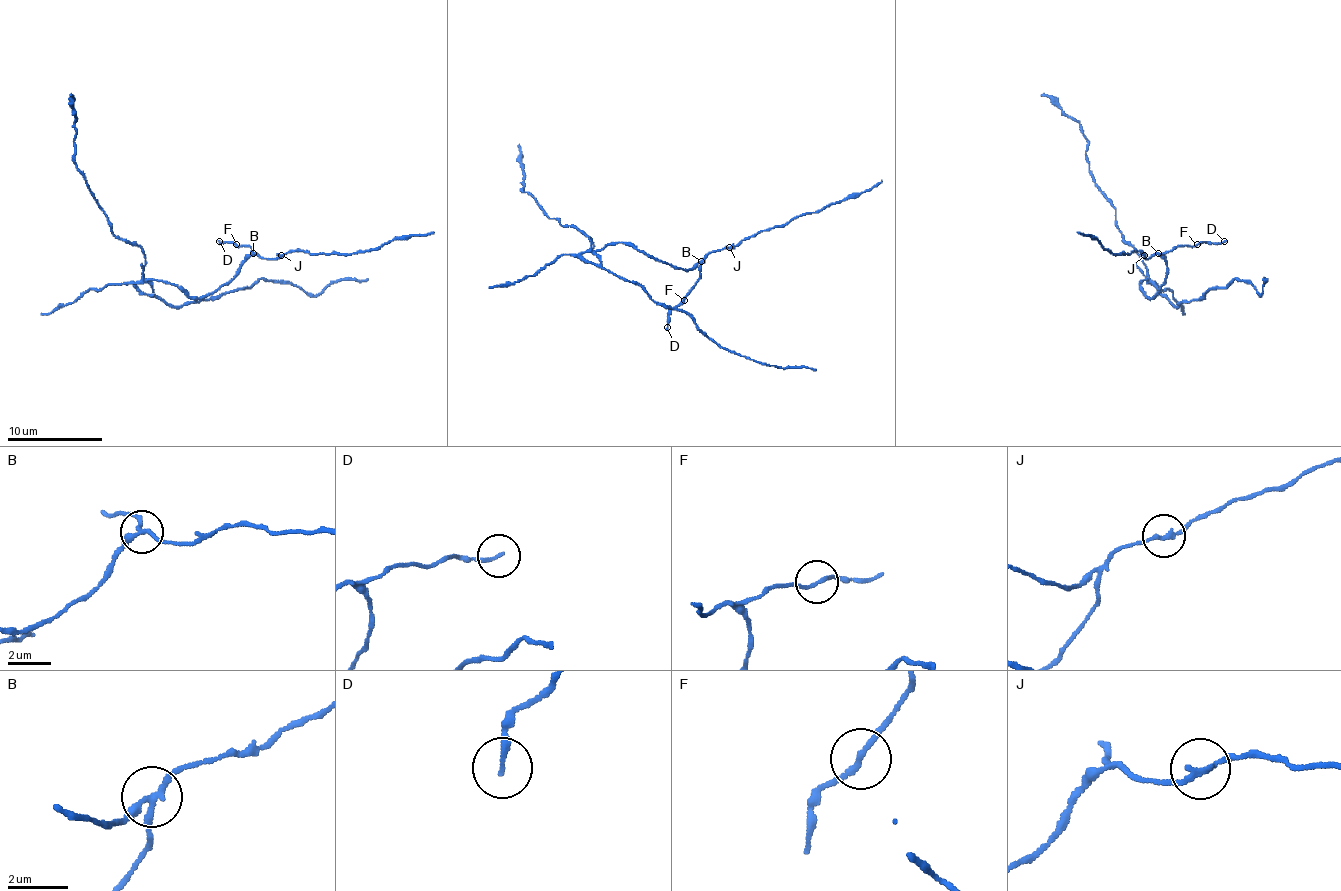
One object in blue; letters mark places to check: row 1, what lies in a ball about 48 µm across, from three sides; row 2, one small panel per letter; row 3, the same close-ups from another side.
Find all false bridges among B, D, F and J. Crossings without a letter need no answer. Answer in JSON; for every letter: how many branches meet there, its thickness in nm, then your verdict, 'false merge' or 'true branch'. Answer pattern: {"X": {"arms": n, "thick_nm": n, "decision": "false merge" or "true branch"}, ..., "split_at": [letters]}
{"B": {"arms": 3, "thick_nm": 200, "decision": "false merge"}, "D": {"arms": 1, "thick_nm": 200, "decision": "true branch"}, "F": {"arms": 2, "thick_nm": 180, "decision": "true branch"}, "J": {"arms": 2, "thick_nm": 190, "decision": "false merge"}, "split_at": ["B", "J"]}

